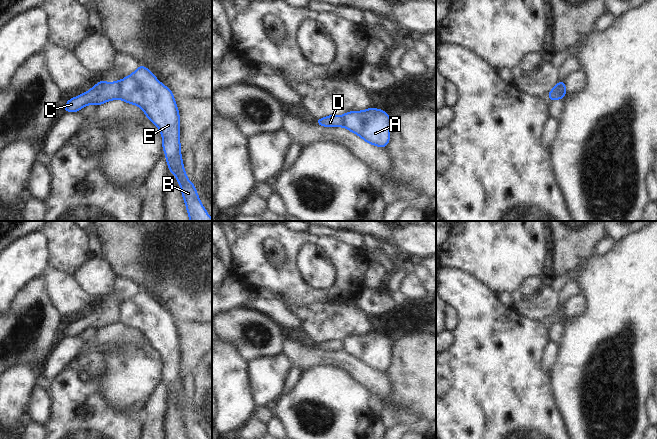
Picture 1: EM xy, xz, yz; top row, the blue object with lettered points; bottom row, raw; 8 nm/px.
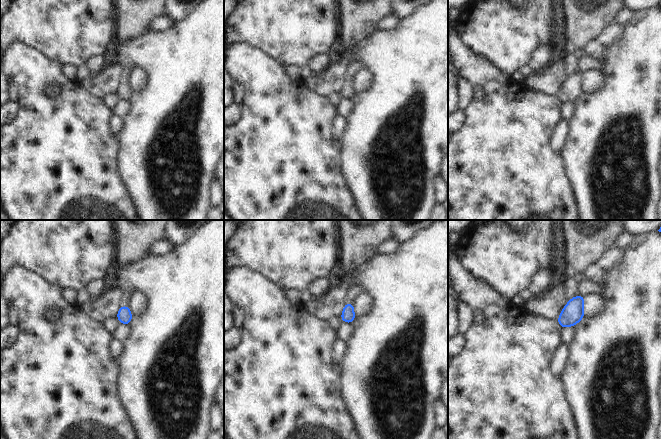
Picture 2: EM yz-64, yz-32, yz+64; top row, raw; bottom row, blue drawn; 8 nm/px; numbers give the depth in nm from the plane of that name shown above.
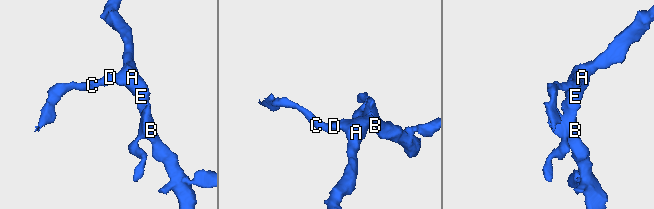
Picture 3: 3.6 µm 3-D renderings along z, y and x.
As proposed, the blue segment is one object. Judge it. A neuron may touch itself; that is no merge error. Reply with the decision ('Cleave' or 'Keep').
Cleave.

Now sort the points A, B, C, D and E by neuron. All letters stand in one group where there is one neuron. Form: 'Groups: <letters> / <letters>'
Groups: A B E / C D.

